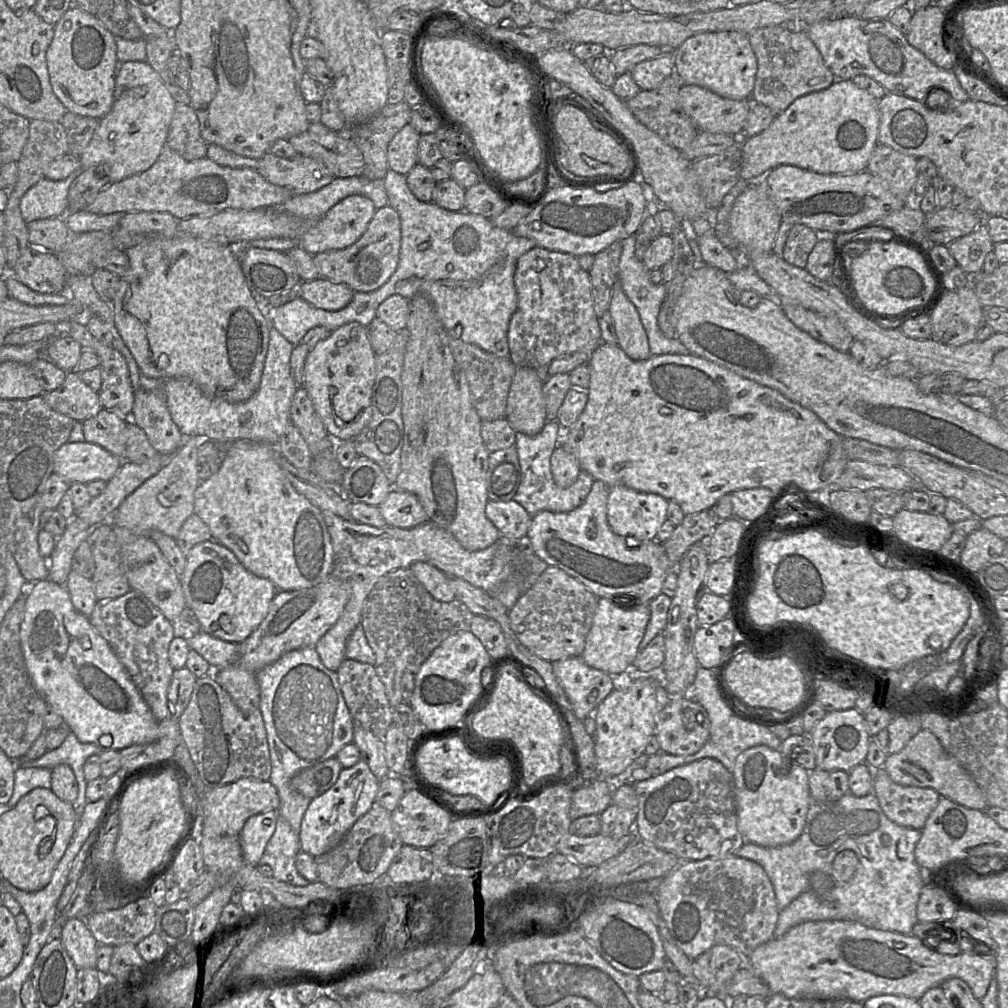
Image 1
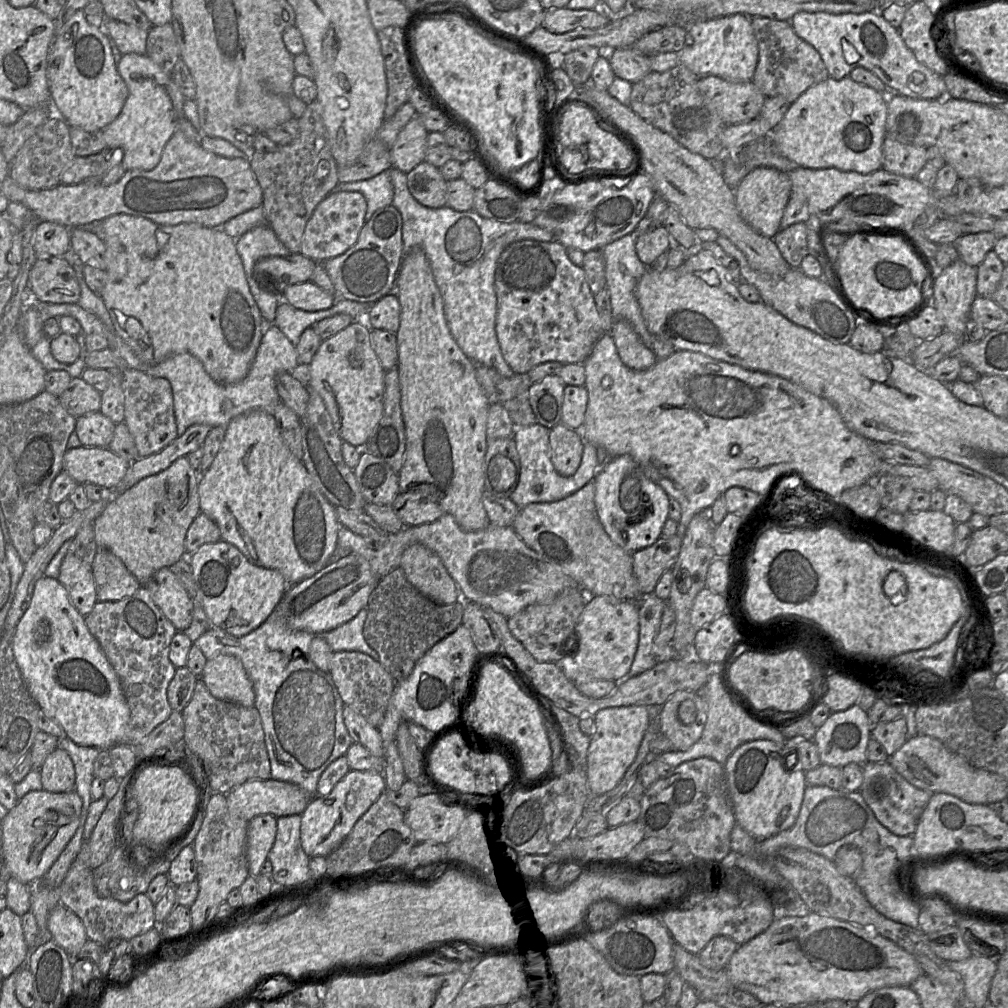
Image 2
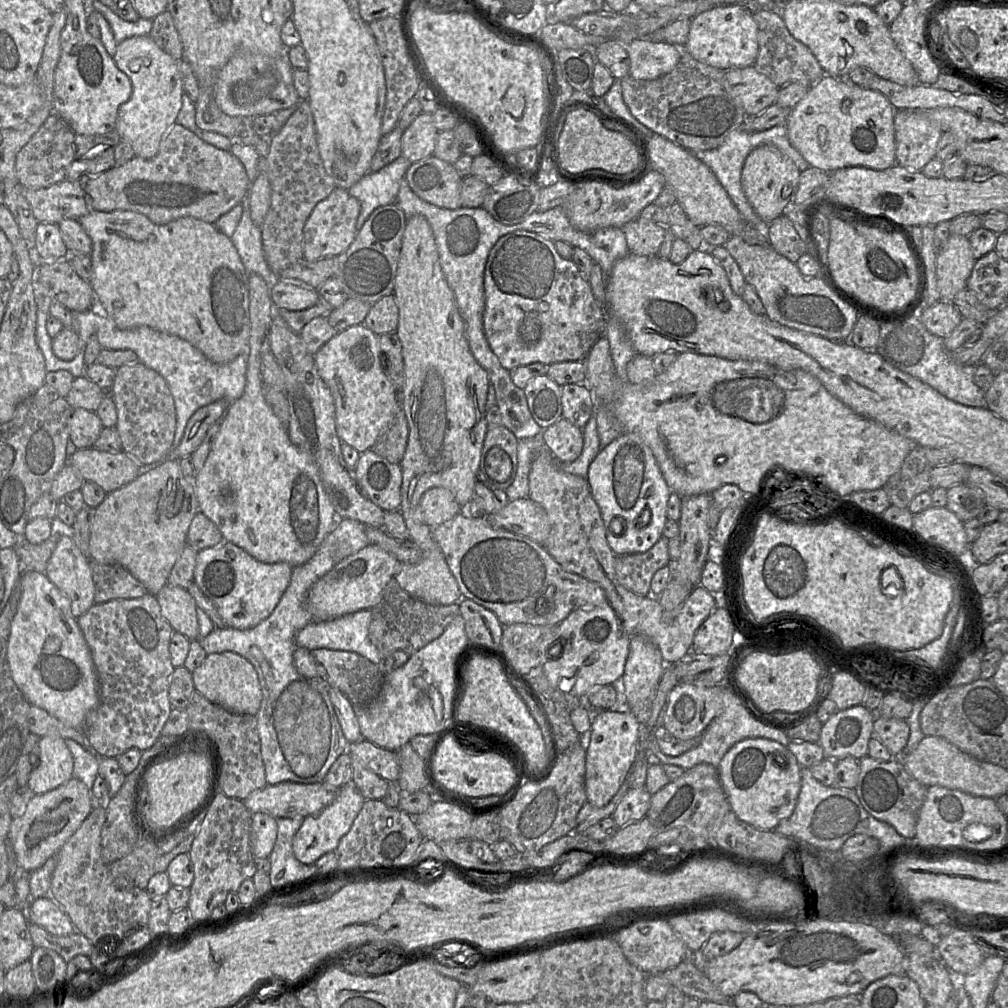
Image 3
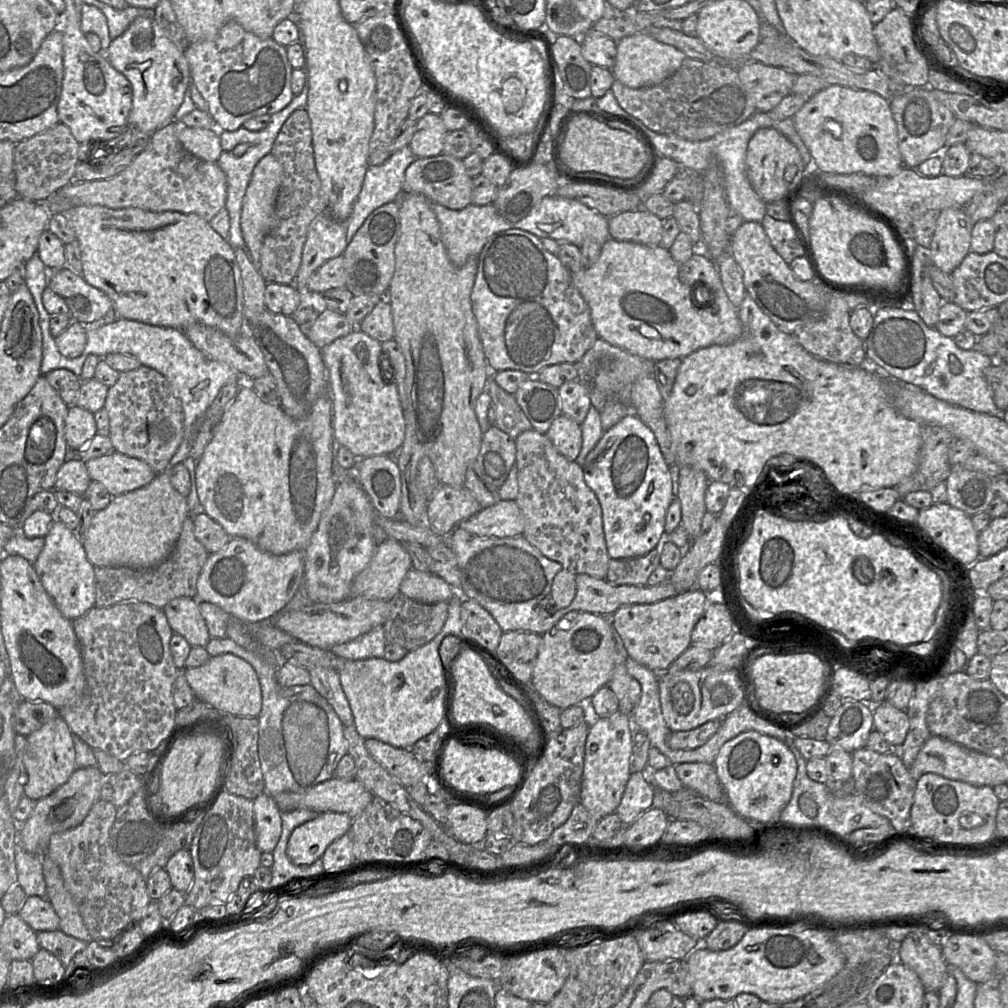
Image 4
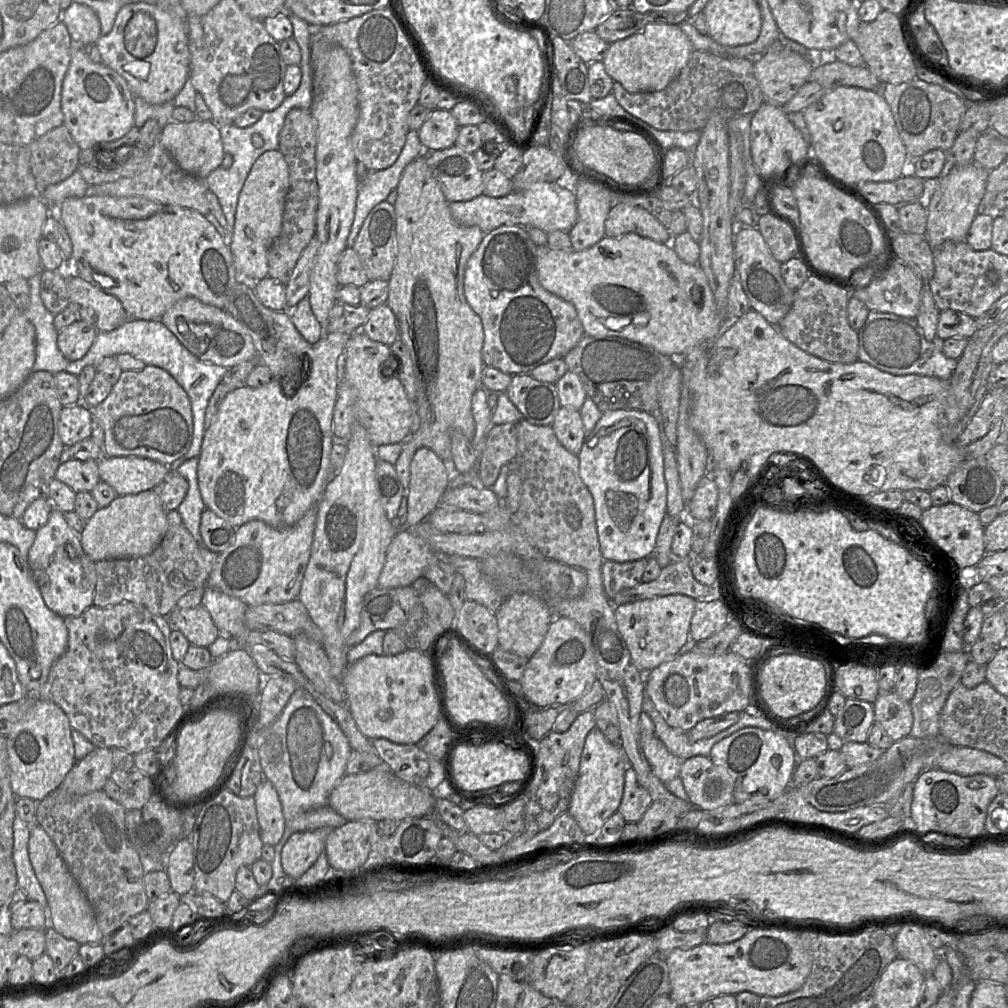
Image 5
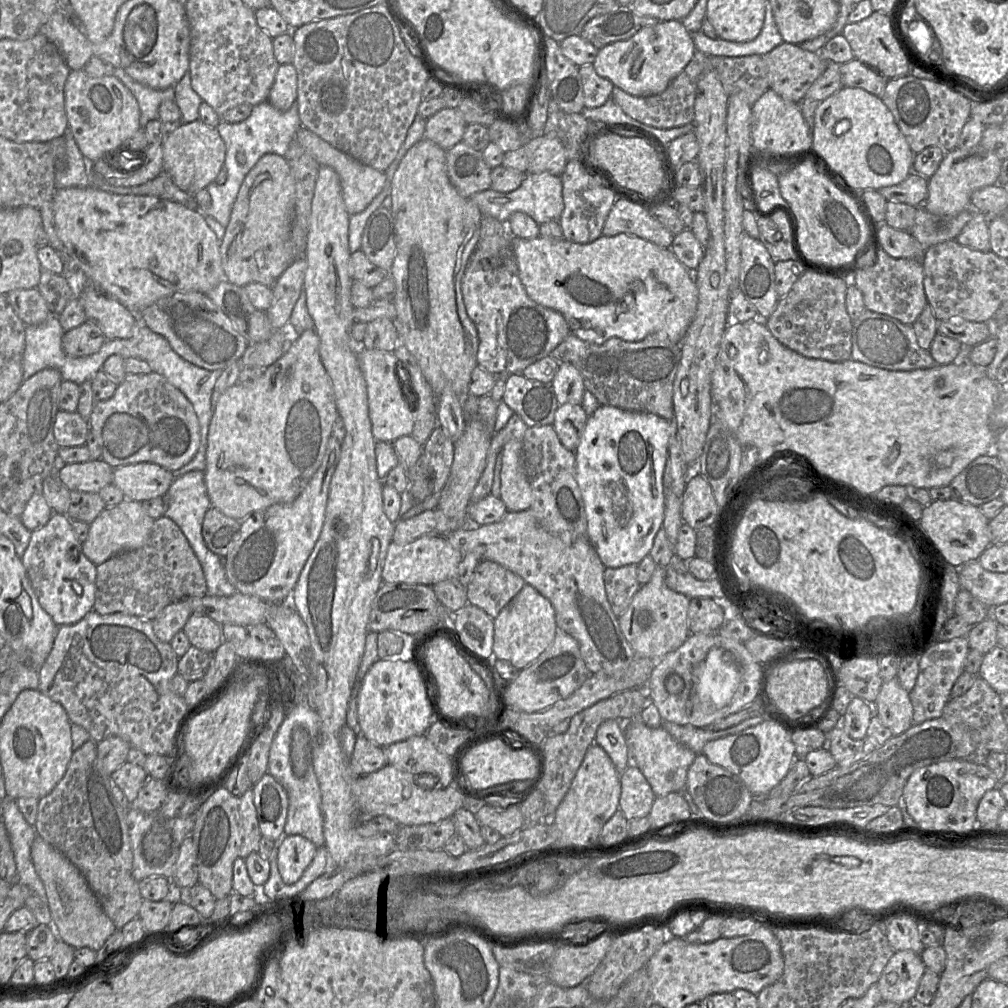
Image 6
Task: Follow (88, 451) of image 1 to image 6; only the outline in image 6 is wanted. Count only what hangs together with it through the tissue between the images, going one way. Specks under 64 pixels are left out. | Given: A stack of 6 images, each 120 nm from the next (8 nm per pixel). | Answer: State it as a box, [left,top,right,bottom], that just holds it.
[112,462,173,502]

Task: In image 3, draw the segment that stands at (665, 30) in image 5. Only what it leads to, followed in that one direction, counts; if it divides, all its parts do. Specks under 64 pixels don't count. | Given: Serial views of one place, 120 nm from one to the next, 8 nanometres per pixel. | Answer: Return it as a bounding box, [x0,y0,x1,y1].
[626,38,683,80]

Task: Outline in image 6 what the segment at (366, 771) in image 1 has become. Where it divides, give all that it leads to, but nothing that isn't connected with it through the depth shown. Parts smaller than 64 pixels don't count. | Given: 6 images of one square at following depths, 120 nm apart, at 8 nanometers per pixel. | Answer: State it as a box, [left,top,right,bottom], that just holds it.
[277,835,317,882]

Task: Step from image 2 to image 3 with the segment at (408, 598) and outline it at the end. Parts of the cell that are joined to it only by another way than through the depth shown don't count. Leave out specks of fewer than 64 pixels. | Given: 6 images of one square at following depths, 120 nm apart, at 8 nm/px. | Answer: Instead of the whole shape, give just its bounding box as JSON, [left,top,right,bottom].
[368,578,460,657]

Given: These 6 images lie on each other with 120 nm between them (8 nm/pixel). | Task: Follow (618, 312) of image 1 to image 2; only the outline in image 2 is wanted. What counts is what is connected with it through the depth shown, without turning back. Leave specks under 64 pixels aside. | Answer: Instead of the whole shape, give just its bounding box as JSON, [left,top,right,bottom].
[611,319,658,371]

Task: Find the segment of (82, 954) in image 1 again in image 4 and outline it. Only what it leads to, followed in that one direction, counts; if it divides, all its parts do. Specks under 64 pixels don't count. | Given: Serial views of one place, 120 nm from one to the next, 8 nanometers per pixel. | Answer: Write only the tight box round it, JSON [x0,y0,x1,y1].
[17,896,59,932]

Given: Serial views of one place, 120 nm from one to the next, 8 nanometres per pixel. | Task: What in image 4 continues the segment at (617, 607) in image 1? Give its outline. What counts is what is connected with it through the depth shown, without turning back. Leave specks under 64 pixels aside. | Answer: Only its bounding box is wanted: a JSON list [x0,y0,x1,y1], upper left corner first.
[531,611,614,710]

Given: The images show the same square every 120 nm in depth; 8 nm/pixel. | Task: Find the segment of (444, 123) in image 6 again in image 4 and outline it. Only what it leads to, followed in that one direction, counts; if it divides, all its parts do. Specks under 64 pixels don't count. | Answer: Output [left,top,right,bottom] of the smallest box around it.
[409,112,448,158]

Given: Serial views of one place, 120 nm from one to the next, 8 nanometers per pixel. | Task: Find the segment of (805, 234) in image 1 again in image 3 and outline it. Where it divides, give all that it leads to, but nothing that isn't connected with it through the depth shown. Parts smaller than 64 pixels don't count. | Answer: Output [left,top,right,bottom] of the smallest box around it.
[765,215,807,263]

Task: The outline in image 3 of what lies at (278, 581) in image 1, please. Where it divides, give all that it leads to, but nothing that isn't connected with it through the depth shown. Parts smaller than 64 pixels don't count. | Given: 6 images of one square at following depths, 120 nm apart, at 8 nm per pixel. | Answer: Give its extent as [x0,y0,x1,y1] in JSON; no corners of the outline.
[193,275,339,568]

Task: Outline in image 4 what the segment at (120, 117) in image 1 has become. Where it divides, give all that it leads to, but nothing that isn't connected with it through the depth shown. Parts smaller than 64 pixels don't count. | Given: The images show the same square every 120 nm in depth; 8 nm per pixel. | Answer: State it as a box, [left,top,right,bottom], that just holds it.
[104,17,190,136]

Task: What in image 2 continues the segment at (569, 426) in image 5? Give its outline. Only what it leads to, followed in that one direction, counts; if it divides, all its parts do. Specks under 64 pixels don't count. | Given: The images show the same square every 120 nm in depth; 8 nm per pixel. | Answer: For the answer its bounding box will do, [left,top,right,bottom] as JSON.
[549,423,585,476]

